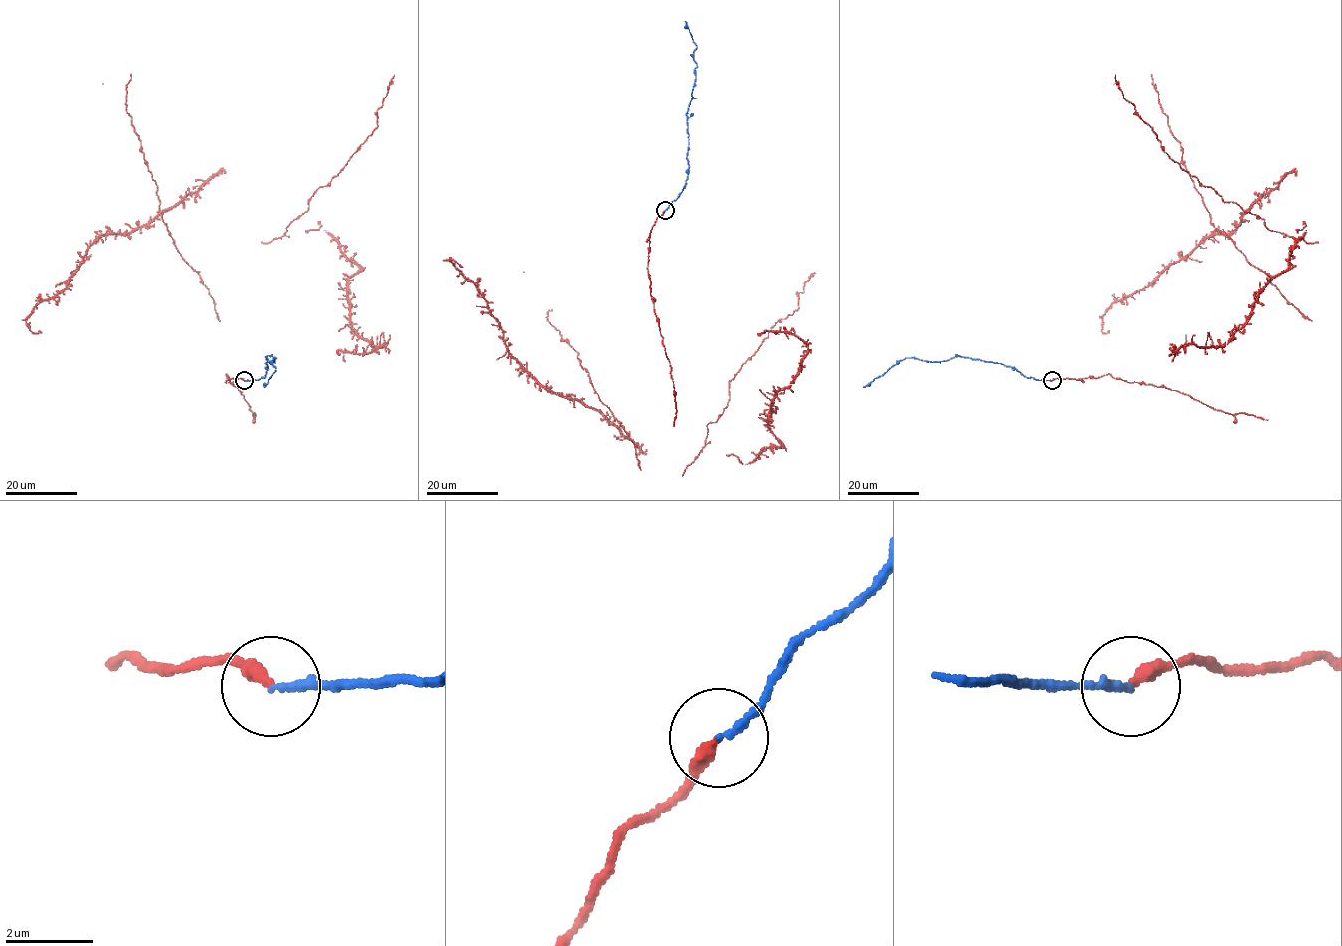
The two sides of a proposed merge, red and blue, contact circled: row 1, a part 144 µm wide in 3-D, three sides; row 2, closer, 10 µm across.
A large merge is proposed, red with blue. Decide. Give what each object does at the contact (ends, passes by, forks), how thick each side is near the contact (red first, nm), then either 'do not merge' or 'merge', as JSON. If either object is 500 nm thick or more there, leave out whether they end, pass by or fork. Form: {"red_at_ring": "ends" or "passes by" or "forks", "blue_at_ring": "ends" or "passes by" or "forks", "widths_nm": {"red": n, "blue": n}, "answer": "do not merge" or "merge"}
{"red_at_ring": "ends", "blue_at_ring": "ends", "widths_nm": {"red": 300, "blue": 170}, "answer": "merge"}

